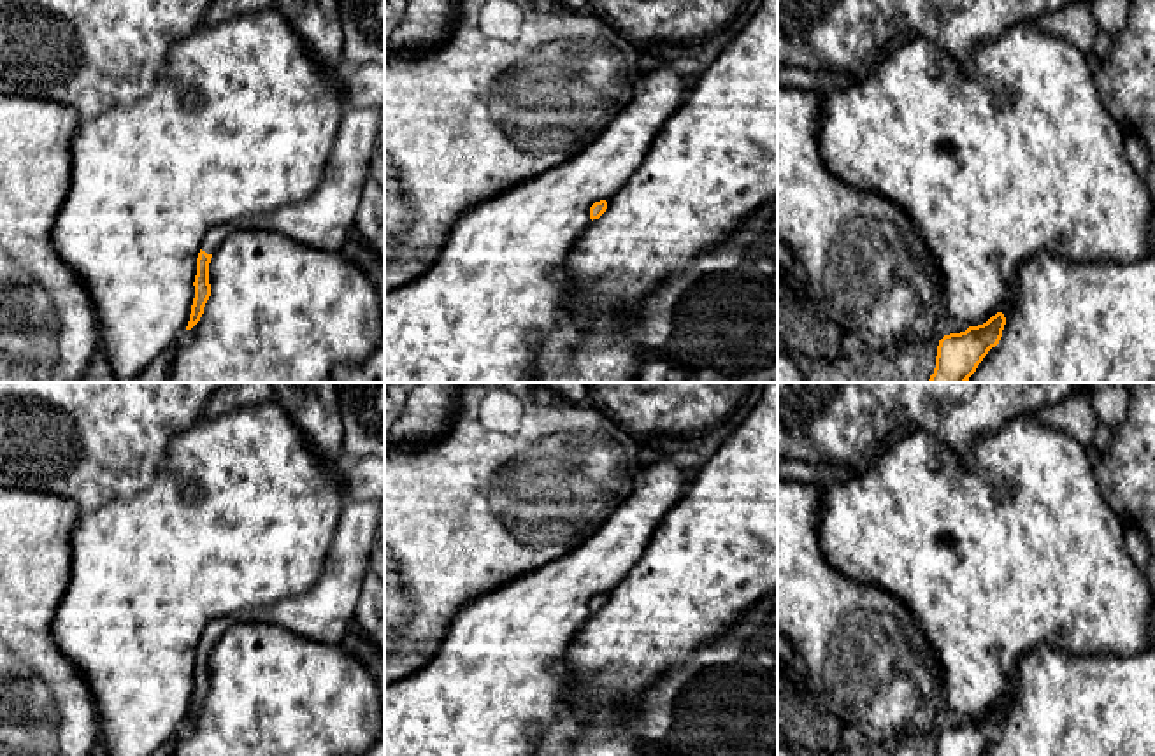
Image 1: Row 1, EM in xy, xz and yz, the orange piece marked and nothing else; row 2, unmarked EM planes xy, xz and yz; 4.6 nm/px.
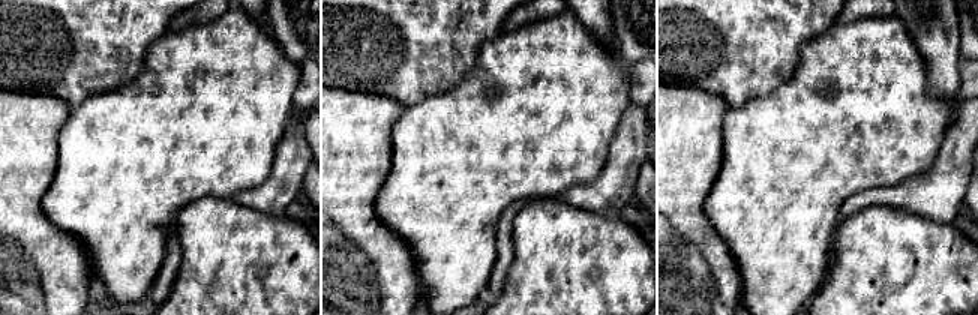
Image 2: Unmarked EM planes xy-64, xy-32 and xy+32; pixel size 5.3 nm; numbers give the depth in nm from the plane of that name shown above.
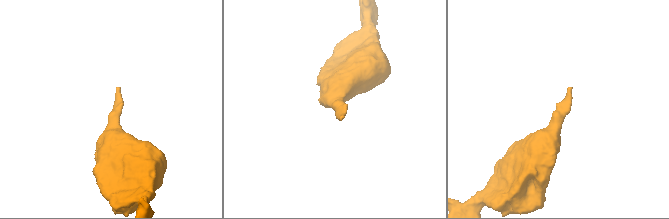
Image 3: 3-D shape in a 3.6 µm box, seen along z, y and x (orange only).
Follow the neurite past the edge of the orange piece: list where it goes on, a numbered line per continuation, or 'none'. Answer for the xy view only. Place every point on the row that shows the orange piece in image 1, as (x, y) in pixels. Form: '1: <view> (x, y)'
1: xy (325, 220)

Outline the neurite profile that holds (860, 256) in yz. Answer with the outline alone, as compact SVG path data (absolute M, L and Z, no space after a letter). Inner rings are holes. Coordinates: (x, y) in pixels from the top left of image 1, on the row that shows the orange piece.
M778 86L778 240L800 268L813 312L857 333L865 347L888 349L927 339L944 312L943 279L934 256L900 207L851 188L825 167L818 146L820 118L821 96L816 91Z

